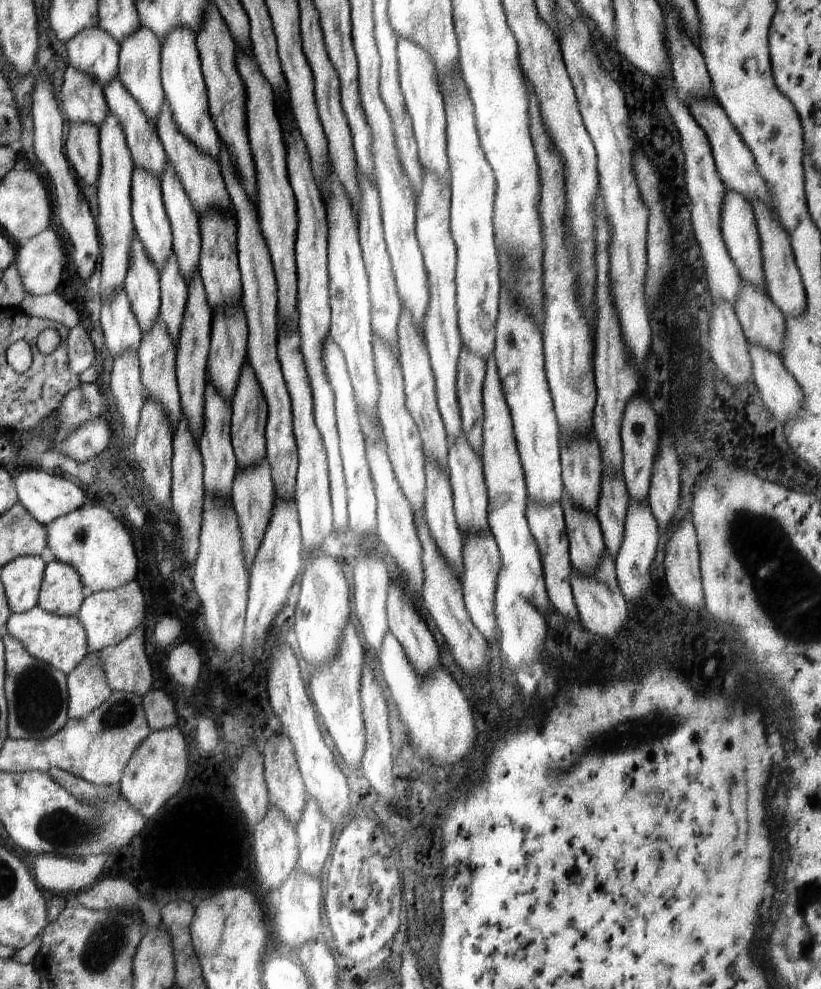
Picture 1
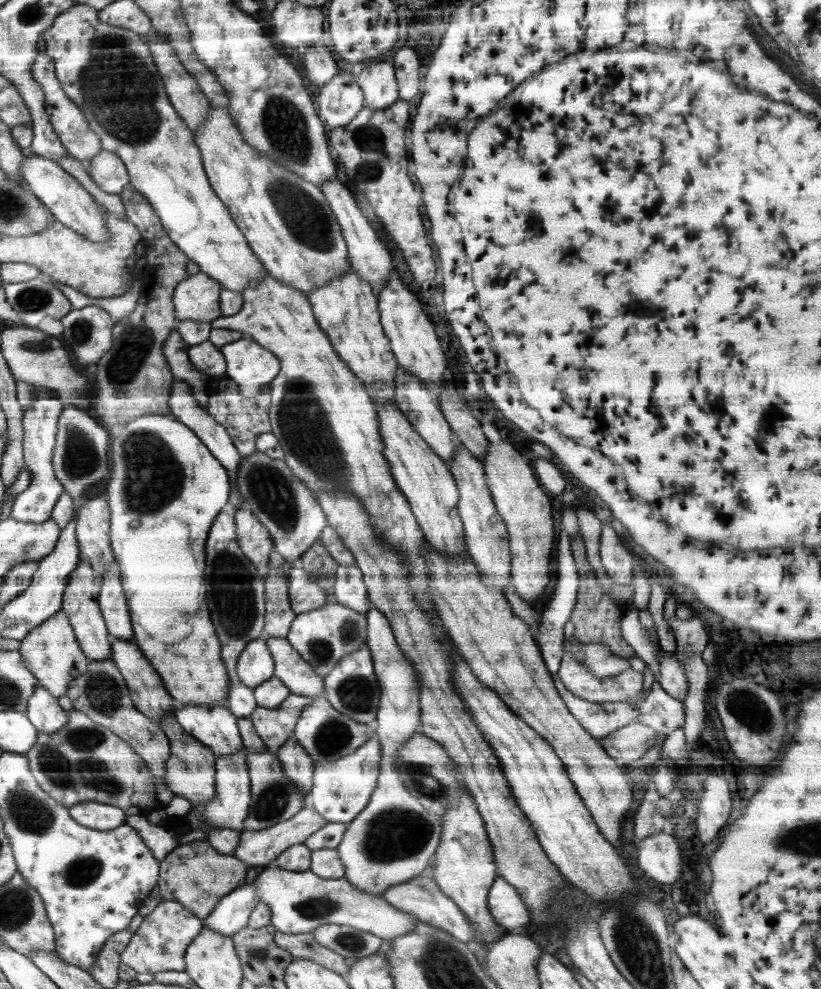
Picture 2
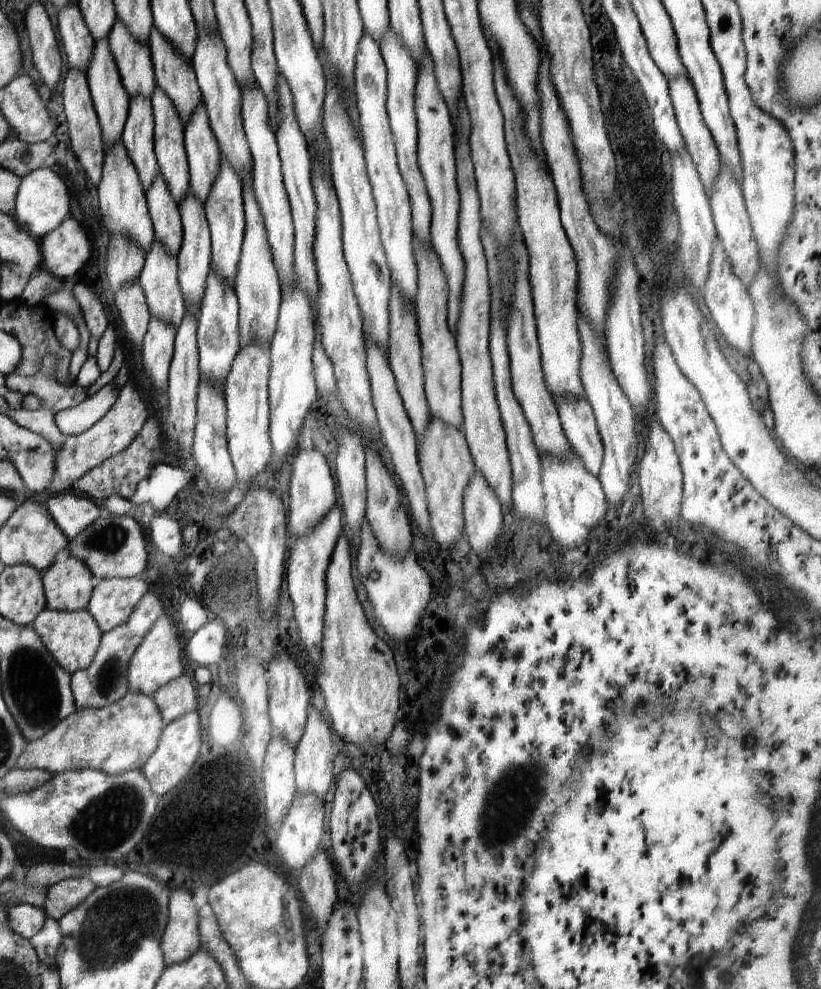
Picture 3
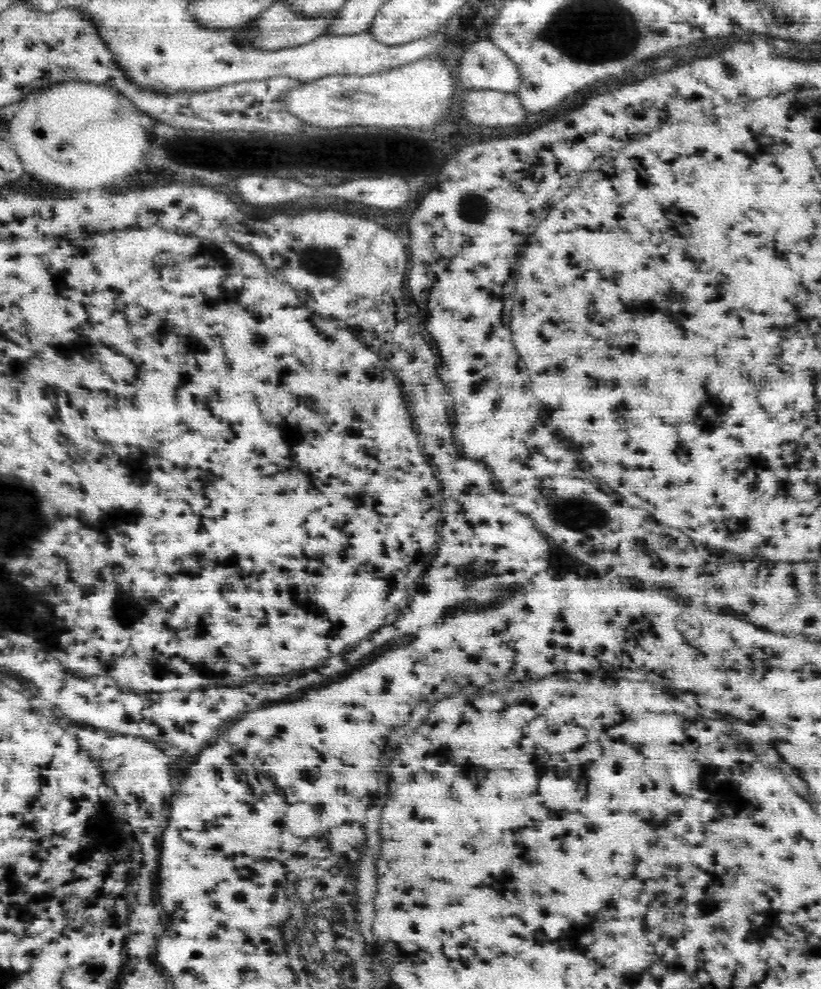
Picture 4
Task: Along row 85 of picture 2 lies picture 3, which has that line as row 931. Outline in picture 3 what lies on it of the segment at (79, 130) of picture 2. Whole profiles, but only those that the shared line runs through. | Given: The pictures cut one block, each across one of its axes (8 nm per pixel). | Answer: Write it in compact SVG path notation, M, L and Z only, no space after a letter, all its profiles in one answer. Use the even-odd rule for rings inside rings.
M48 918L44 928L36 937L29 938L38 953L42 964L46 964L52 970L57 968L57 953L61 950L64 940L64 932L58 926L58 921Z

